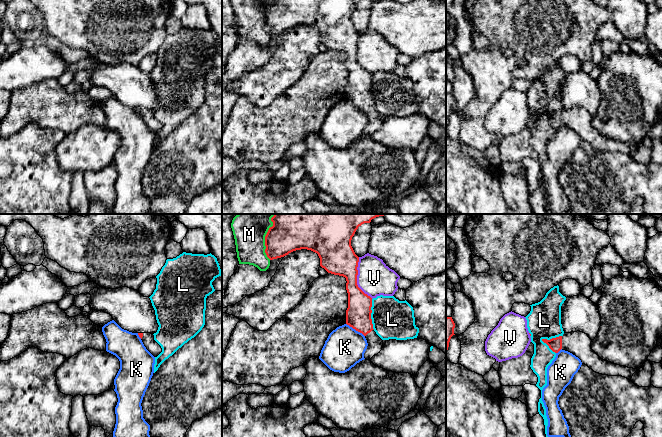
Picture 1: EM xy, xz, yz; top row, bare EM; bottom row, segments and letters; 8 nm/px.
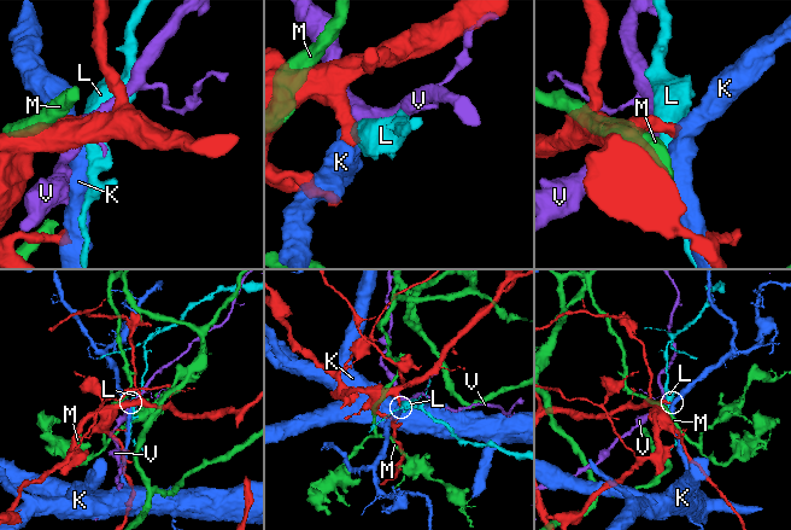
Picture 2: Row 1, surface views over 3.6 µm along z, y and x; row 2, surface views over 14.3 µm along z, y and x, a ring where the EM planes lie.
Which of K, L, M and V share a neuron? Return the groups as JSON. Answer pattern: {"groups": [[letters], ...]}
{"groups": [["K"], ["L"], ["M"], ["V"]]}

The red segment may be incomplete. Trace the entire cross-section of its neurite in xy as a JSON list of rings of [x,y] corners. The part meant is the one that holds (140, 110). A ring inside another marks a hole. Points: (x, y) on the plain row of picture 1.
[[[138,109],[146,125],[154,132],[157,133],[161,128],[161,122],[154,116],[154,111],[151,109]]]

